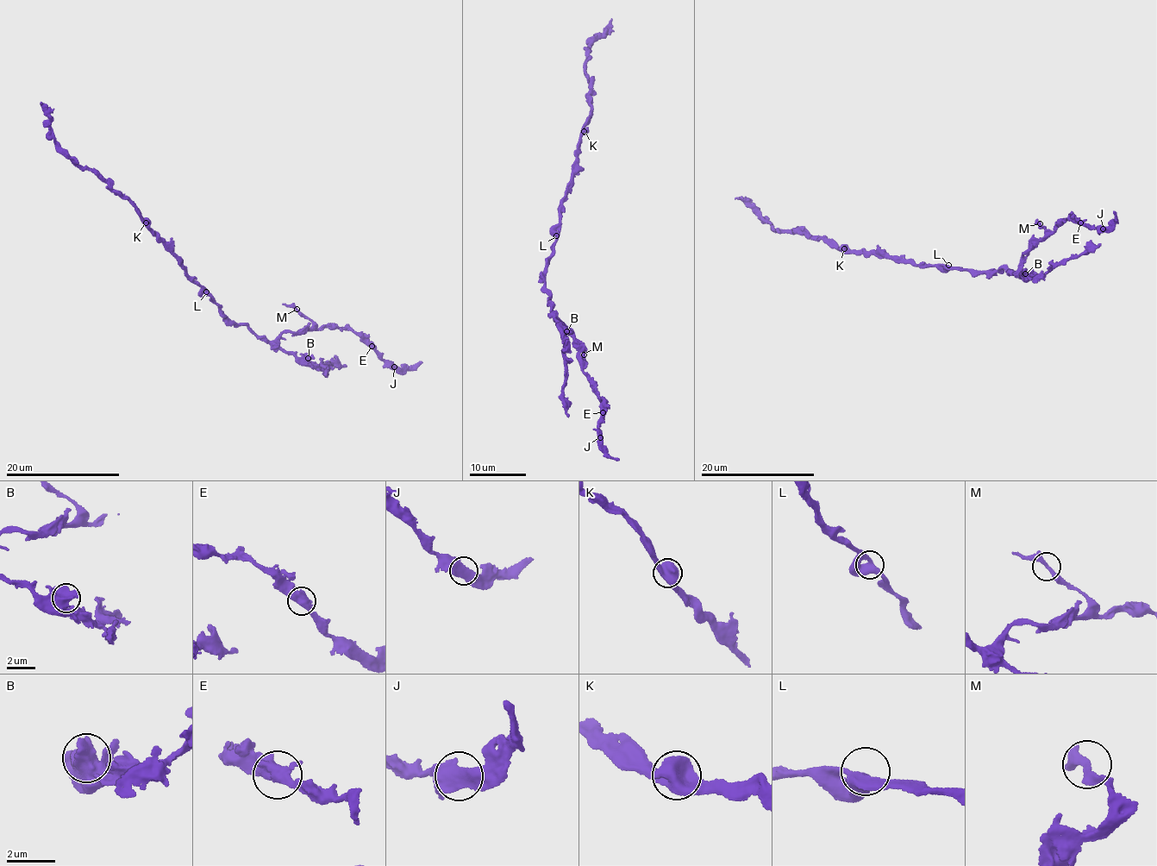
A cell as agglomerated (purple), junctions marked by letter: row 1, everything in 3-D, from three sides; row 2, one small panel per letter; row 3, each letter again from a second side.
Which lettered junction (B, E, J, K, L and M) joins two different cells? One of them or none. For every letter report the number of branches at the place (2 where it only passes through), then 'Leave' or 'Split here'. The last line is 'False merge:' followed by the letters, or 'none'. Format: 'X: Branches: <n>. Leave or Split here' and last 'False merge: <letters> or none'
B: Branches: 2. Leave
E: Branches: 2. Leave
J: Branches: 2. Leave
K: Branches: 2. Leave
L: Branches: 2. Leave
M: Branches: 2. Leave
False merge: none

